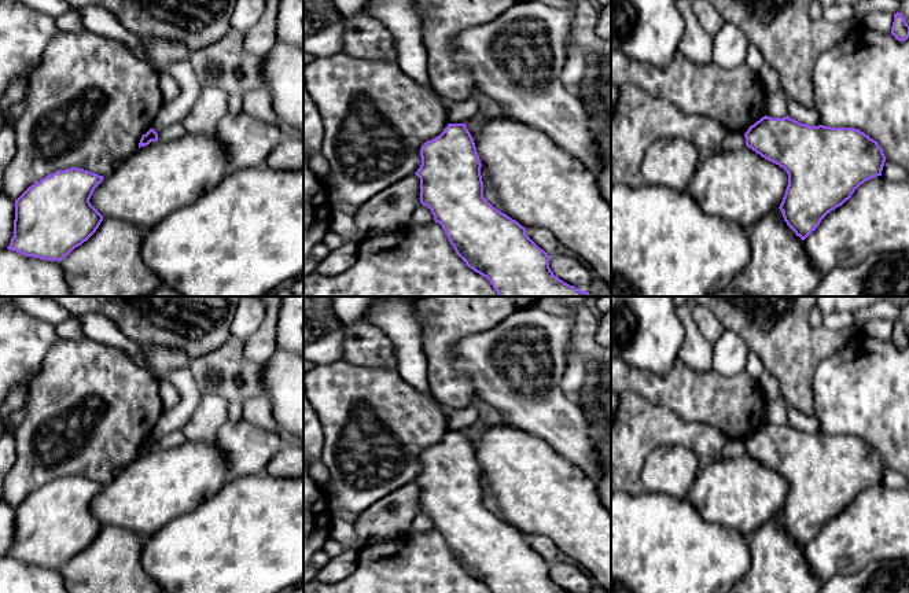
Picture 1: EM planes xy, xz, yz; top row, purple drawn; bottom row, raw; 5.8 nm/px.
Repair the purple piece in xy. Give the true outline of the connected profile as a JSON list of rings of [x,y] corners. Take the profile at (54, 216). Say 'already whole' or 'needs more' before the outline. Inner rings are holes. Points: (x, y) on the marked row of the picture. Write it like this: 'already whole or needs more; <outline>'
already whole; [[[70,167],[45,176],[15,200],[14,236],[8,250],[60,262],[87,242],[103,216],[91,205],[103,176]]]

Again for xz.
already whole; [[[448,124],[444,132],[420,148],[420,203],[427,206],[456,254],[486,277],[498,296],[590,296],[560,280],[549,268],[551,257],[527,235],[526,228],[483,198],[481,159],[465,124]]]

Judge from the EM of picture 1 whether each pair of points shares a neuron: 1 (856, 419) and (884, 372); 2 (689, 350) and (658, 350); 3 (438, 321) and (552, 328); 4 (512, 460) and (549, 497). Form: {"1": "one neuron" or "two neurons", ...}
{"1": "one neuron", "2": "two neurons", "3": "two neurons", "4": "one neuron"}

